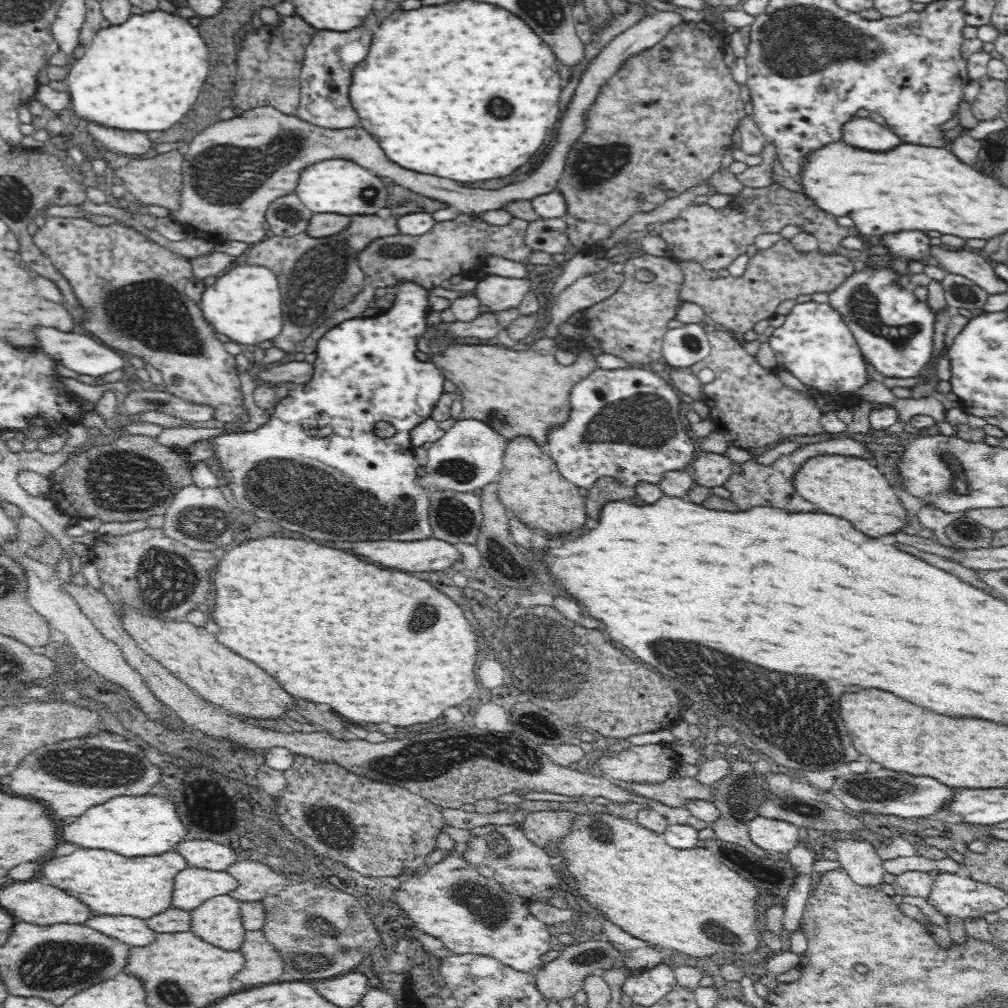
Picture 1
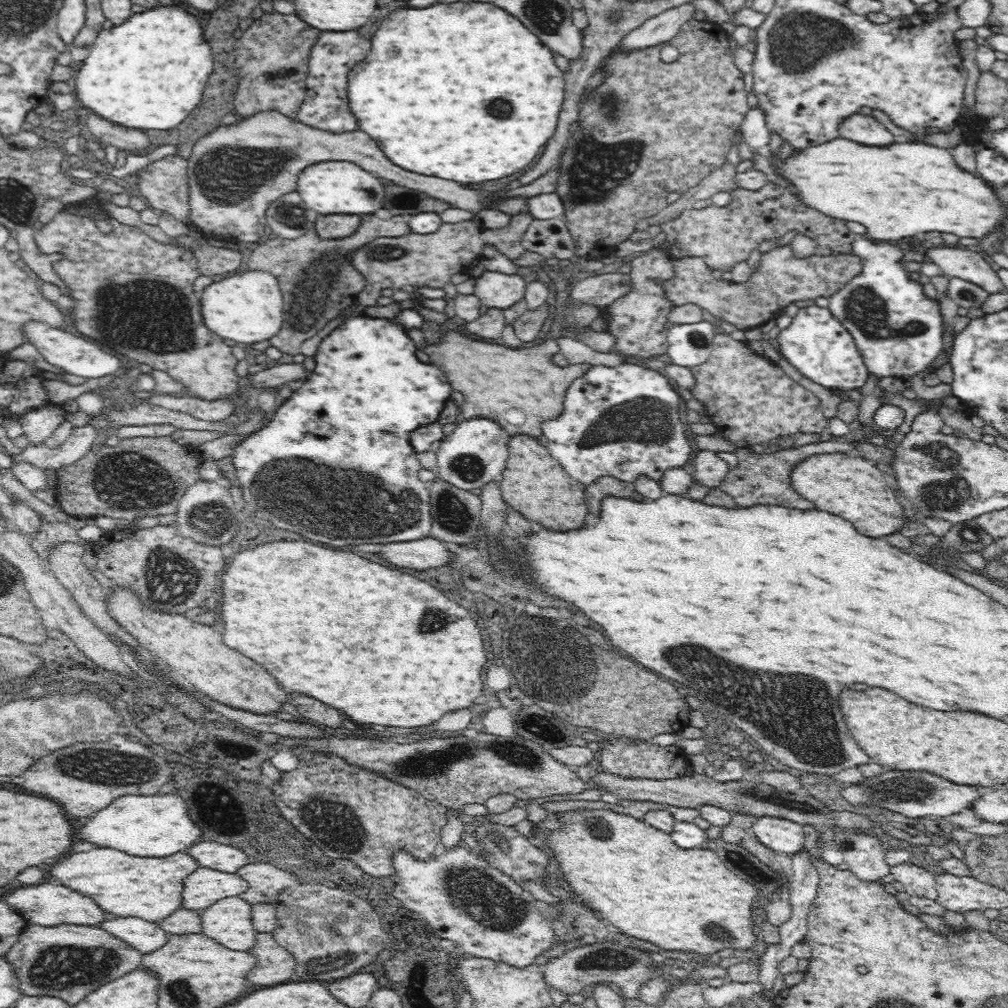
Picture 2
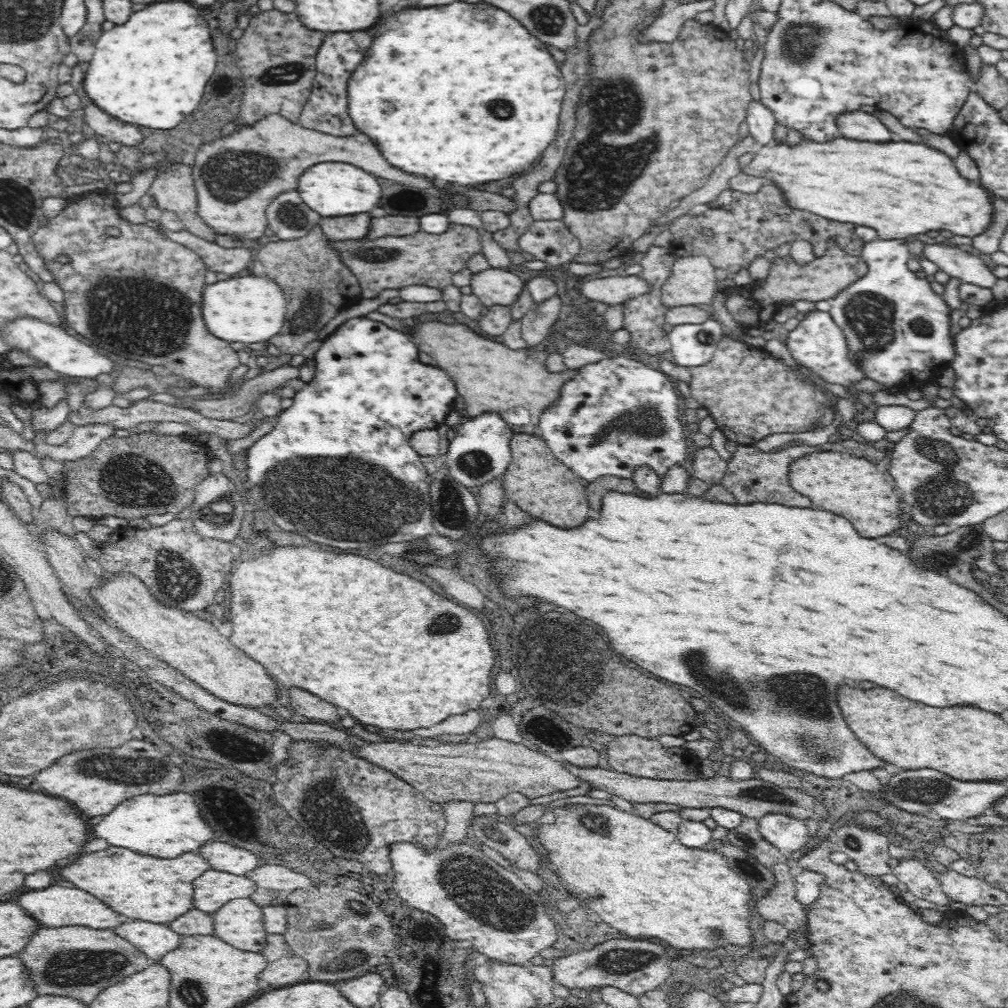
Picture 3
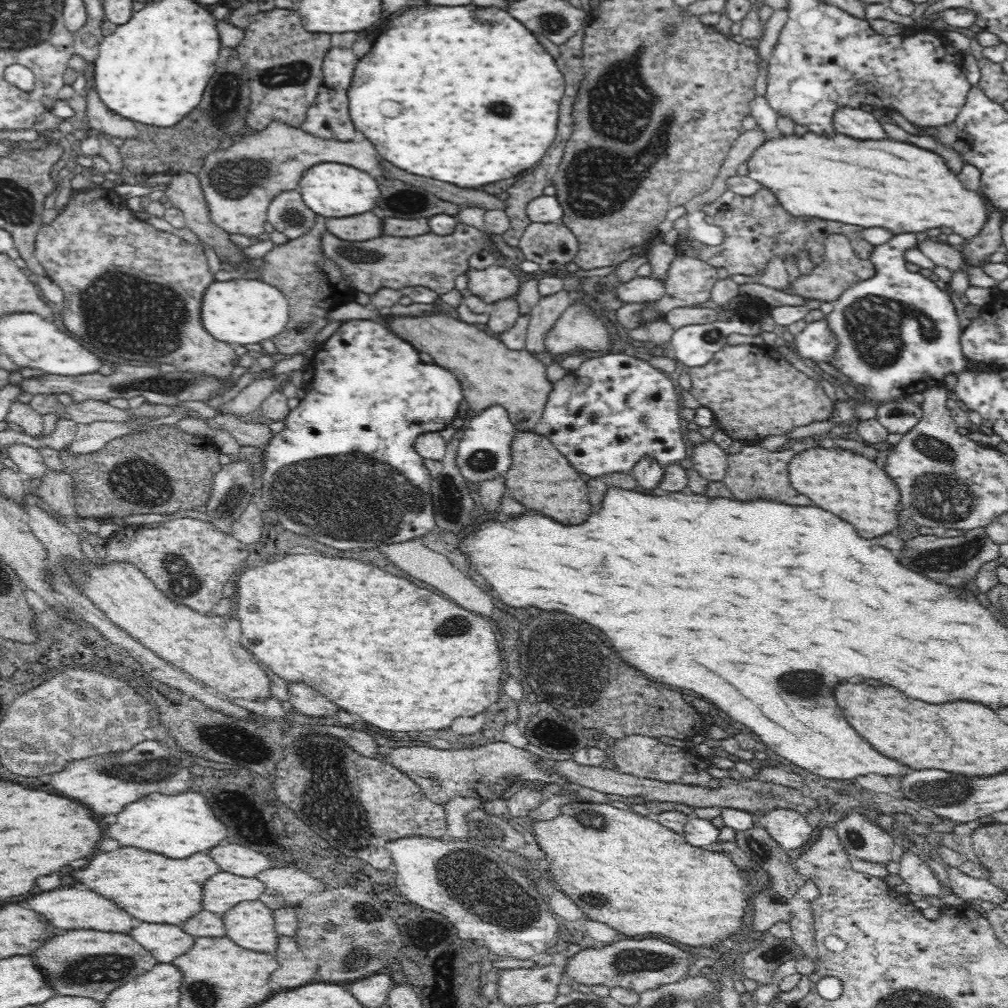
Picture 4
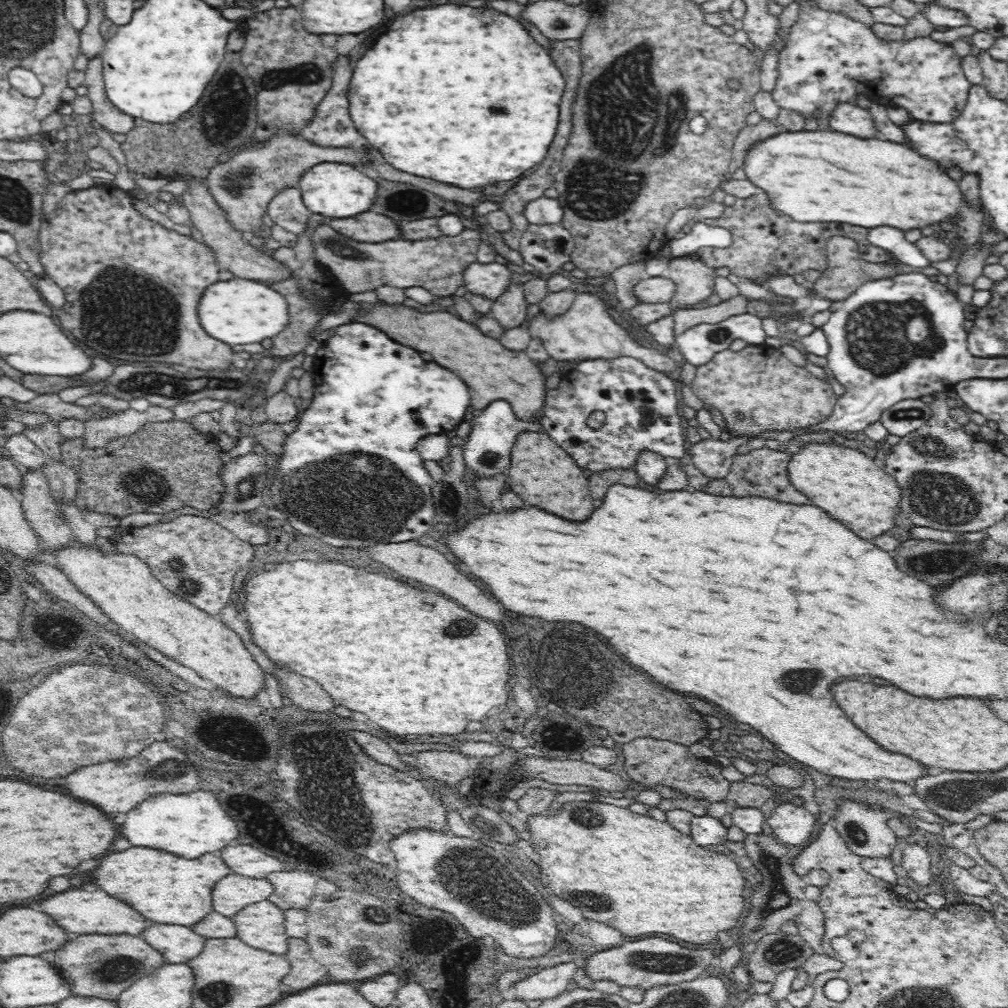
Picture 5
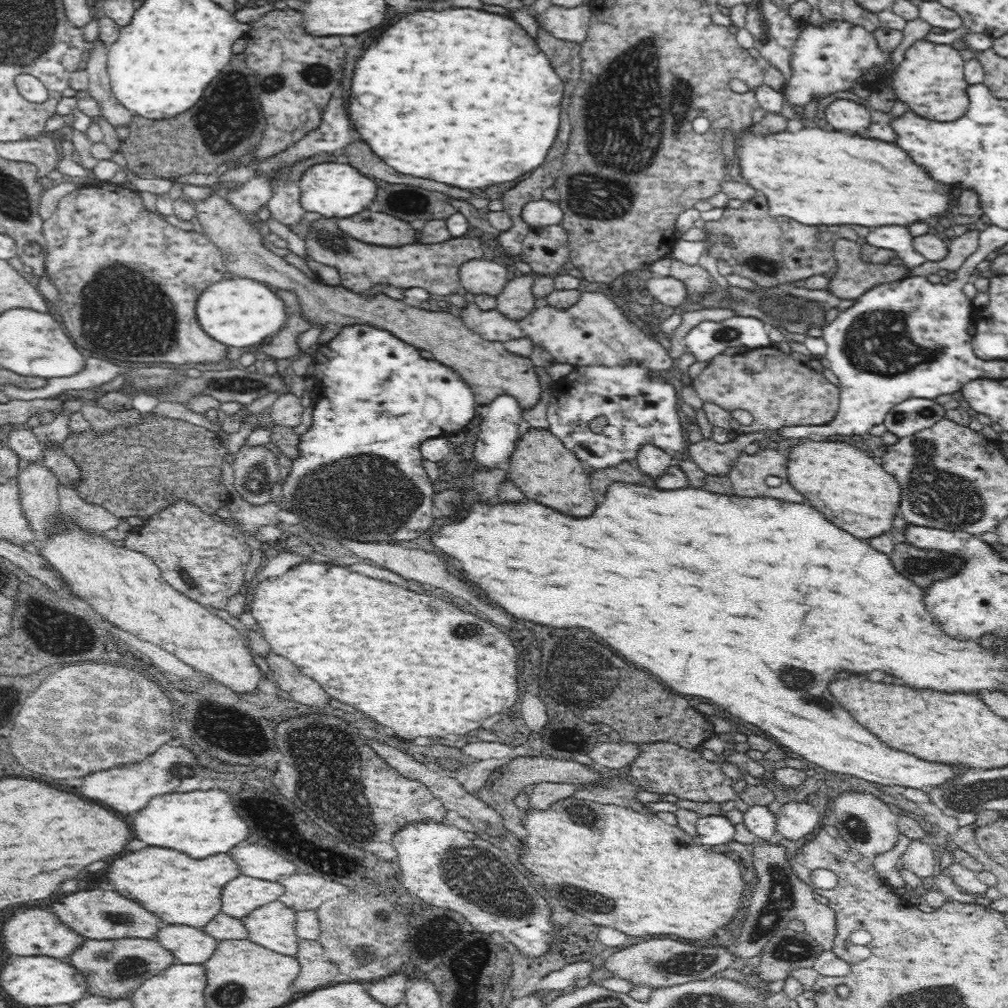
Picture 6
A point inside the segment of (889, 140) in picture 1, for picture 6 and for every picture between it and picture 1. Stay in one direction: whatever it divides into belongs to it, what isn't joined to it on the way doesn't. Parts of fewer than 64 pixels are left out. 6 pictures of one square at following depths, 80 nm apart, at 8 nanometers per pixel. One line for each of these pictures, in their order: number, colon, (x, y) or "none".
2: (866, 130)
3: (858, 125)
4: (856, 123)
5: (847, 118)
6: (845, 115)

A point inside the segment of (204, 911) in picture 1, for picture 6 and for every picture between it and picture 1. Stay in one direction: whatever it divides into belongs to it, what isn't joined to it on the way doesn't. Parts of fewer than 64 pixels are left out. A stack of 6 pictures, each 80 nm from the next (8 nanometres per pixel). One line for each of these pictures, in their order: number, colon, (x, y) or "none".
2: (226, 921)
3: (237, 923)
4: (248, 923)
5: (259, 925)
6: (271, 925)

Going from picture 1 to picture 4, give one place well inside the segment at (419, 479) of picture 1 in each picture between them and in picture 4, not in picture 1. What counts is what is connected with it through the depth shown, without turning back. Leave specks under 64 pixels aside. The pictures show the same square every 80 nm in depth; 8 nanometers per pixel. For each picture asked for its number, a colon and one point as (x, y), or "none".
2: (475, 453)
3: (480, 452)
4: (483, 452)

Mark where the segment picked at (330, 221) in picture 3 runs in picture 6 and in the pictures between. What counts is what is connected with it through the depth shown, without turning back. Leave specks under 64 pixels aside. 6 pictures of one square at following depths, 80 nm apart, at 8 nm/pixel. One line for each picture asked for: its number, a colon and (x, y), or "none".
4: (364, 226)
5: (369, 227)
6: (373, 227)

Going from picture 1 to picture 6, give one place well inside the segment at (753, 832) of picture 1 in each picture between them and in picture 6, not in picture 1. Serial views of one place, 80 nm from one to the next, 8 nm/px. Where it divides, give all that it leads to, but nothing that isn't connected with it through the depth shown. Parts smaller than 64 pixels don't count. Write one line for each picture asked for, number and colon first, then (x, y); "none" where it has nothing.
2: (784, 837)
3: (786, 834)
4: (791, 831)
5: (792, 826)
6: (794, 821)

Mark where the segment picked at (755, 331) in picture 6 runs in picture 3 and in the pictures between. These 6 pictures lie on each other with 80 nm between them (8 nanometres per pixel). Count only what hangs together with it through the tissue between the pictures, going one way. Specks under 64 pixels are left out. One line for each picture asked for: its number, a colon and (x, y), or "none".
3: (692, 345)
4: (694, 345)
5: (699, 344)

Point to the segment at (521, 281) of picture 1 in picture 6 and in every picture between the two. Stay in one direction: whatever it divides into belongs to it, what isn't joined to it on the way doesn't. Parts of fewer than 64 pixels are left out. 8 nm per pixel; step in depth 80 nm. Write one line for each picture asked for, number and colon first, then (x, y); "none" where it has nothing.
2: (495, 290)
3: (492, 286)
4: (492, 284)
5: (491, 280)
6: (480, 277)

